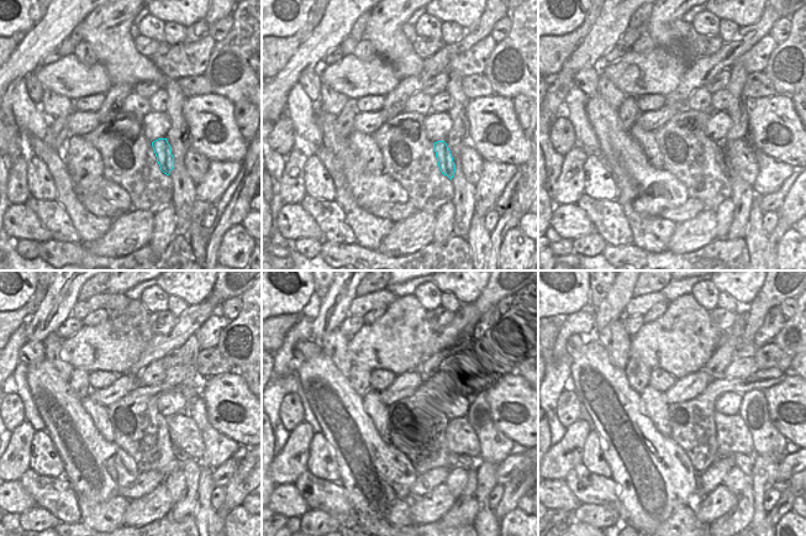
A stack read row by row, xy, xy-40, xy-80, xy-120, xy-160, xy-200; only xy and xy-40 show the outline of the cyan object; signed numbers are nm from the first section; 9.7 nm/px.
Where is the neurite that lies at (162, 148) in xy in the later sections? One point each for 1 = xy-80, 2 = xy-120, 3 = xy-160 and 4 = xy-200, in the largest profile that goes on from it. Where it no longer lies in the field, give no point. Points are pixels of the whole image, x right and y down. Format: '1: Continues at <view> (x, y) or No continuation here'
1: Continues at xy-80 (723, 162)
2: Continues at xy-120 (182, 456)
3: Continues at xy-160 (464, 461)
4: Continues at xy-200 (744, 462).

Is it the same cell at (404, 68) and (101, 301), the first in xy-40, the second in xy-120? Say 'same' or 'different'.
different

